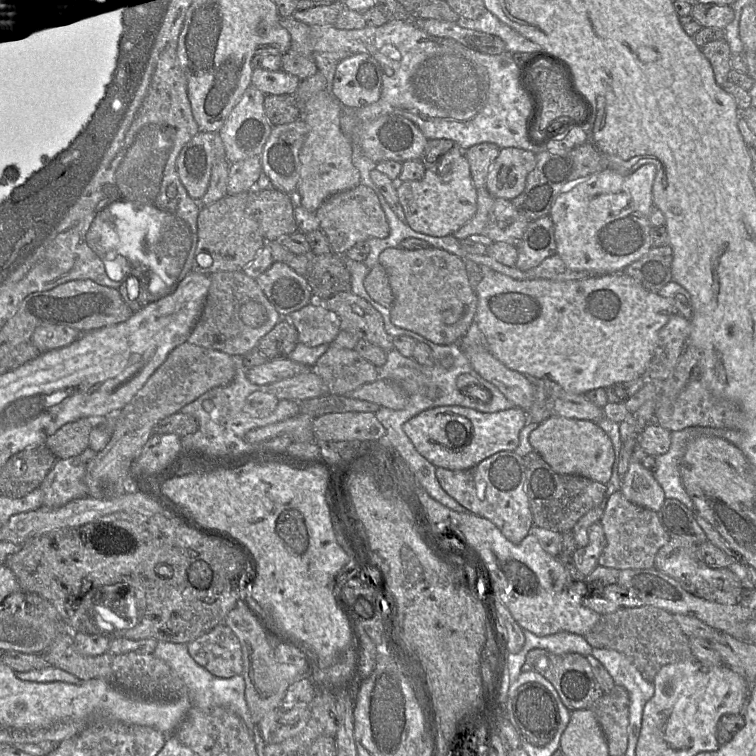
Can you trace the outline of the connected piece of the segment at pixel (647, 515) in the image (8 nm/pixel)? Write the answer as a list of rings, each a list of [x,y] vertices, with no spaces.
[[[620,491],[608,499],[600,523],[607,543],[598,558],[598,564],[620,571],[654,568],[657,552],[671,539],[656,512],[631,503]]]

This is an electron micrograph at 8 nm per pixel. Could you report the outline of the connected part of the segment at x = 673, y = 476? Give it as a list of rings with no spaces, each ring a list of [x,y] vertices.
[[[692,426],[684,430],[671,431],[671,446],[668,452],[654,457],[657,467],[654,477],[664,490],[665,497],[679,500],[692,513],[695,508],[682,484],[680,464],[687,445],[700,436],[722,438],[735,446],[741,443],[741,432],[738,430]]]

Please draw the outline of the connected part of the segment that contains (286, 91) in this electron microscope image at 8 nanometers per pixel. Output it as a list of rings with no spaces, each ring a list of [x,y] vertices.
[[[260,67],[253,69],[251,84],[265,95],[294,95],[300,79],[283,70],[267,70]]]

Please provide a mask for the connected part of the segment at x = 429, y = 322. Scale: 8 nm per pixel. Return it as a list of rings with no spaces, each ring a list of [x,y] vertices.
[[[386,248],[379,256],[393,293],[393,325],[415,332],[439,345],[458,343],[474,321],[478,298],[471,286],[465,261],[443,249]]]

